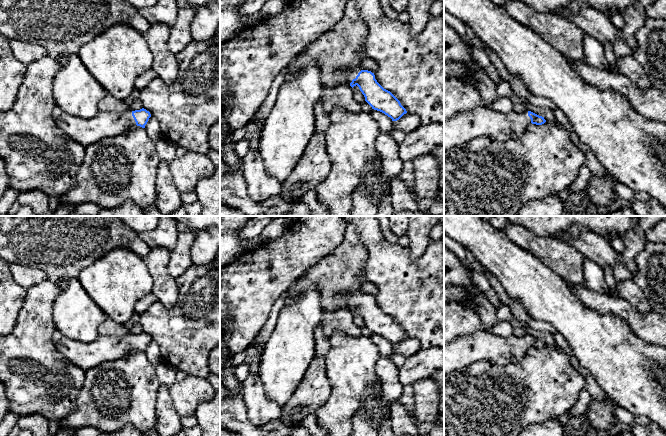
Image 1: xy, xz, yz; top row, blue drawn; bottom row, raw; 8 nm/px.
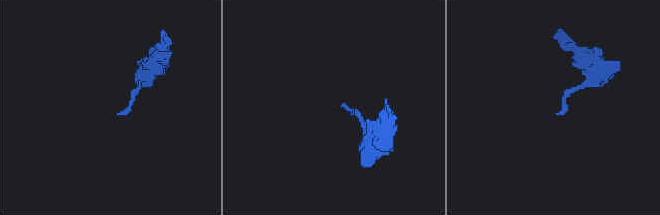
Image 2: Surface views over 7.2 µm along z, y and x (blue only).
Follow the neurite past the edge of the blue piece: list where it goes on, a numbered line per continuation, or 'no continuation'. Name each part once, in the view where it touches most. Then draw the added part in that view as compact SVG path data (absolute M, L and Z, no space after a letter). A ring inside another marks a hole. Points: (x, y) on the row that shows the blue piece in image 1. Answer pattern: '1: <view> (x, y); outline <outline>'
1: xz (337, 52); outline M347 0L342 19L328 32L306 46L300 56L290 63L291 67L285 76L284 82L289 81L304 66L315 60L320 69L322 86L350 84L362 70L362 62L366 59L360 52L367 35L368 27L360 18L356 3L353 0Z

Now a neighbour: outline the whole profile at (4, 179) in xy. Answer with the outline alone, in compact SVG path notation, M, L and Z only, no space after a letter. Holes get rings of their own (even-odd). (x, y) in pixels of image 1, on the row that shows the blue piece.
M0 158L0 199L8 190L9 177L6 171L6 165L2 158Z

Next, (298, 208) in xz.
M295 197L291 201L292 207L283 214L273 212L265 213L263 216L313 216L309 206L300 201L300 197Z

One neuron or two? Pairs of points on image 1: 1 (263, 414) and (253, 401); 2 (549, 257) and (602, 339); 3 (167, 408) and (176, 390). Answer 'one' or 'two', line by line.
1: one
2: two
3: two

